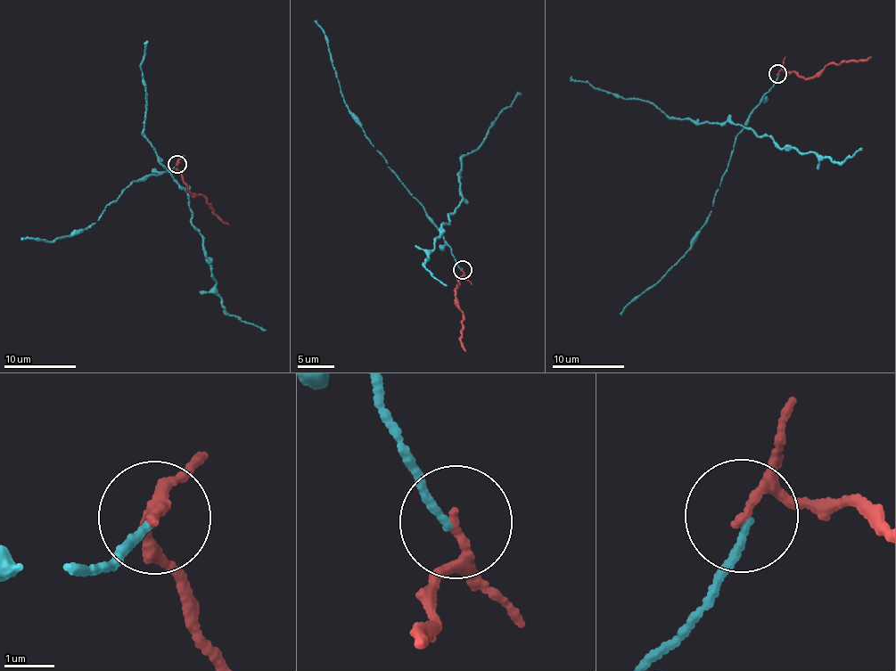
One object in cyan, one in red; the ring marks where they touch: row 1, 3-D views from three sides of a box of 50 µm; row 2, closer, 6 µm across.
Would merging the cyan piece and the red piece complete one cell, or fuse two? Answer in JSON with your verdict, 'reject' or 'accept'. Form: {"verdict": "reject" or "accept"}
{"verdict": "reject"}

